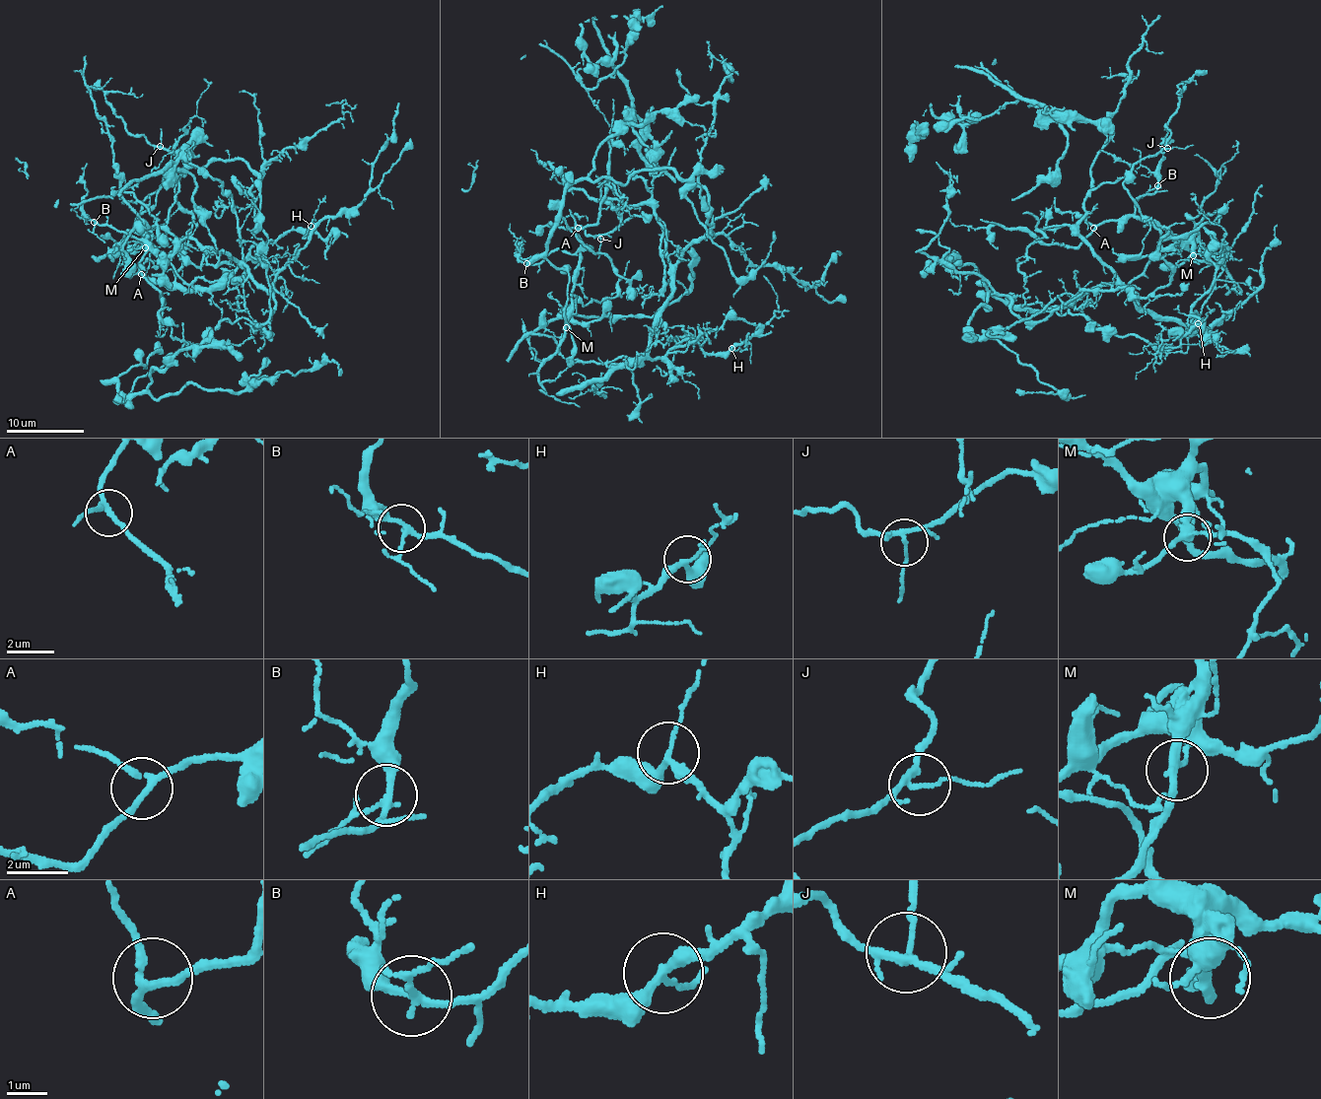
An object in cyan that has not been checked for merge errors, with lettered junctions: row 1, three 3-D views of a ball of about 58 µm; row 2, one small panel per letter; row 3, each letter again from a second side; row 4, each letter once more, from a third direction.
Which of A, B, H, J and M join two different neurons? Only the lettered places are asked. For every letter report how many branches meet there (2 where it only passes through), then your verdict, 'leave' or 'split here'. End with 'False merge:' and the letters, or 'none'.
A: 3 | leave
B: 3 | leave
H: 3 | leave
J: 3 | leave
M: 3 | split here
False merge: M

